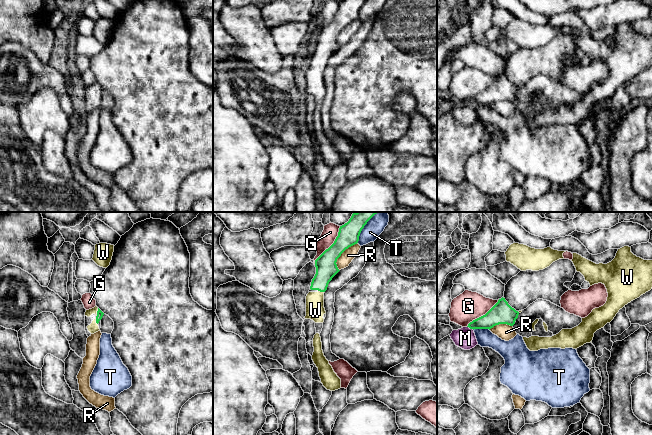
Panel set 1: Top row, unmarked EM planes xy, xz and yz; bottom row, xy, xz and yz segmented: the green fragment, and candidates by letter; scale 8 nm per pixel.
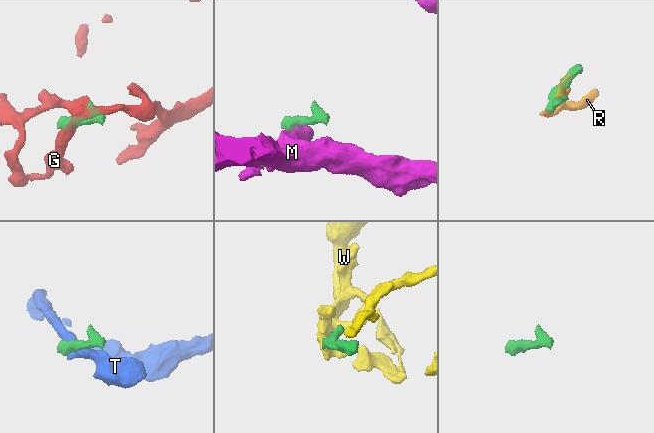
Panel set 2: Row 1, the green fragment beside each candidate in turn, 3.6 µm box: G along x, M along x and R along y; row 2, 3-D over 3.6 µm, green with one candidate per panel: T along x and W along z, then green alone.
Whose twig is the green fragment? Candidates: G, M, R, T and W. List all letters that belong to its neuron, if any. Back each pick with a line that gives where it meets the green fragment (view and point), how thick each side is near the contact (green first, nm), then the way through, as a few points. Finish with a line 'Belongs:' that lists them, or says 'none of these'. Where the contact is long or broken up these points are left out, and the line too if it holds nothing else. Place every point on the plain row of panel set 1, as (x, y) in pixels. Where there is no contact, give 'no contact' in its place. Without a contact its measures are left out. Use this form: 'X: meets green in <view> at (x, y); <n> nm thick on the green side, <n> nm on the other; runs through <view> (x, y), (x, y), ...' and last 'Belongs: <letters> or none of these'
W: meets green in xy at (96, 92); 50 nm thick on the green side, 60 nm on the other; runs through xy (100, 90), (96, 92), (93, 88), (88, 89)
Belongs: W

